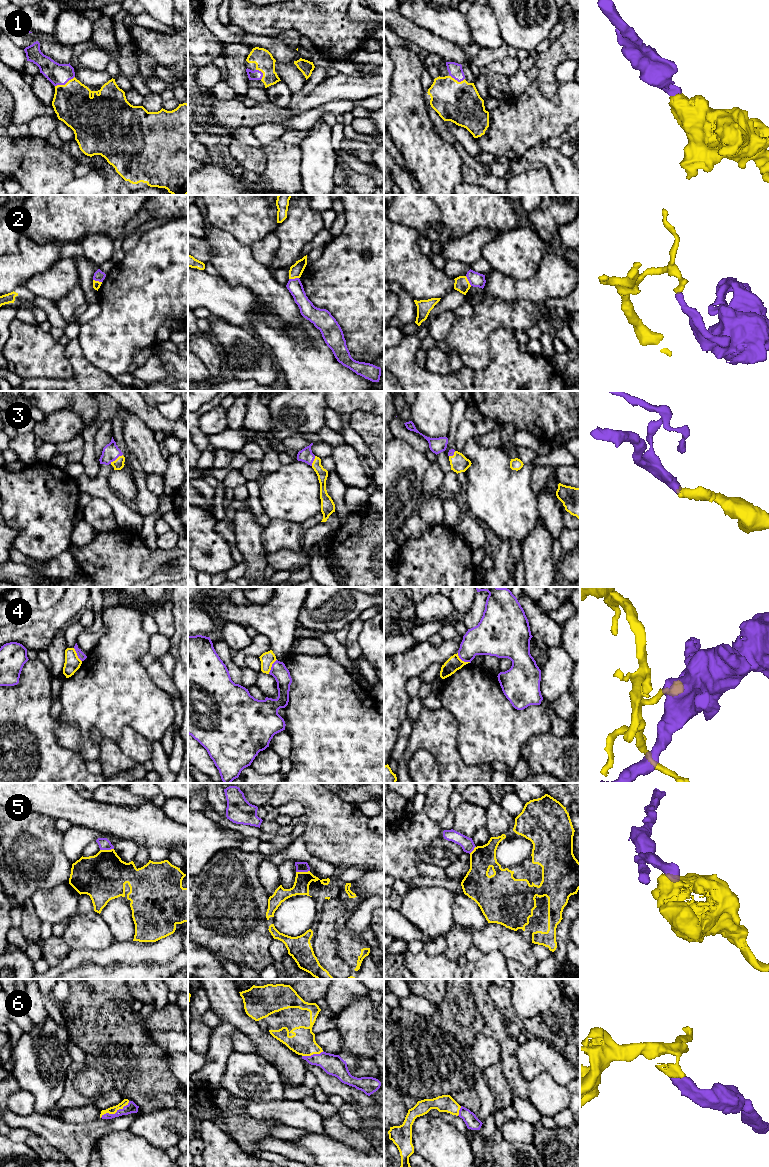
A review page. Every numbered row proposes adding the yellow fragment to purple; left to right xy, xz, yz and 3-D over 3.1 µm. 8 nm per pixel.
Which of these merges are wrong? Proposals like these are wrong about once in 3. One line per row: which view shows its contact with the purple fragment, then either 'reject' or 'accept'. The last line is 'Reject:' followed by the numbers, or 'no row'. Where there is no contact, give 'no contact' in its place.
1: xy | accept
2: xz | reject
3: xy | accept
4: yz | reject
5: xy | reject
6: xy | accept
Reject: 2, 4, 5

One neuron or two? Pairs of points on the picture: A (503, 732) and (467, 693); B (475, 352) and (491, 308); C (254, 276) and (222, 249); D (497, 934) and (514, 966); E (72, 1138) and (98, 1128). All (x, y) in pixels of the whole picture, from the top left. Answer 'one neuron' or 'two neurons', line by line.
A: one neuron
B: one neuron
C: one neuron
D: two neurons
E: one neuron

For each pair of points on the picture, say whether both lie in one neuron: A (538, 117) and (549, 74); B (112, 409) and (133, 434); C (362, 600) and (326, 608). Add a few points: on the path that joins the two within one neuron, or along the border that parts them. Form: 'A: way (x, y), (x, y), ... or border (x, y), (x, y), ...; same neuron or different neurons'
A: border (535, 80), (543, 95), (554, 95); different neurons
B: way (119, 411), (133, 427); same neuron
C: way (353, 602), (335, 604); same neuron

